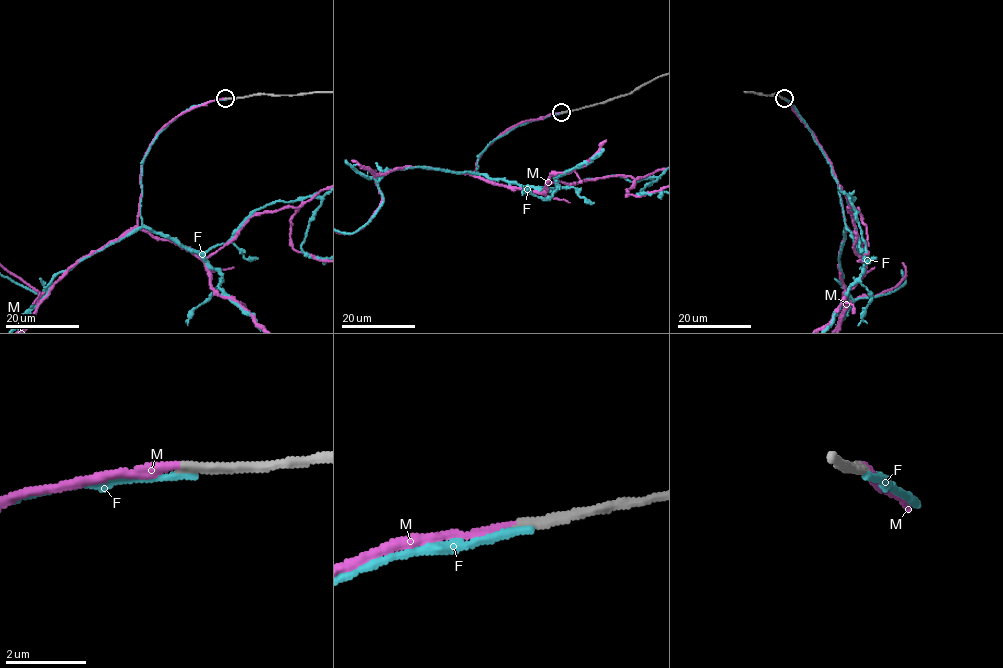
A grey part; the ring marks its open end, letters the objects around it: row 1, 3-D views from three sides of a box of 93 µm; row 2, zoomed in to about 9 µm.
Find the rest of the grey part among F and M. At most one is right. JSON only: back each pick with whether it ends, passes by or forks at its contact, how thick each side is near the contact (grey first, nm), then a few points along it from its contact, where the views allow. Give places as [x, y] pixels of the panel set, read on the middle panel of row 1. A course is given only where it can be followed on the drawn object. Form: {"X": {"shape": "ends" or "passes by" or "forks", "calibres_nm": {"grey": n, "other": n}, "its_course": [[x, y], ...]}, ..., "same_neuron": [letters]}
{"M": {"shape": "ends", "calibres_nm": {"grey": 240, "other": 200}, "its_course": [[561, 112], [509, 127], [473, 173], [376, 174], [381, 204], [350, 234]]}, "same_neuron": ["M"]}

